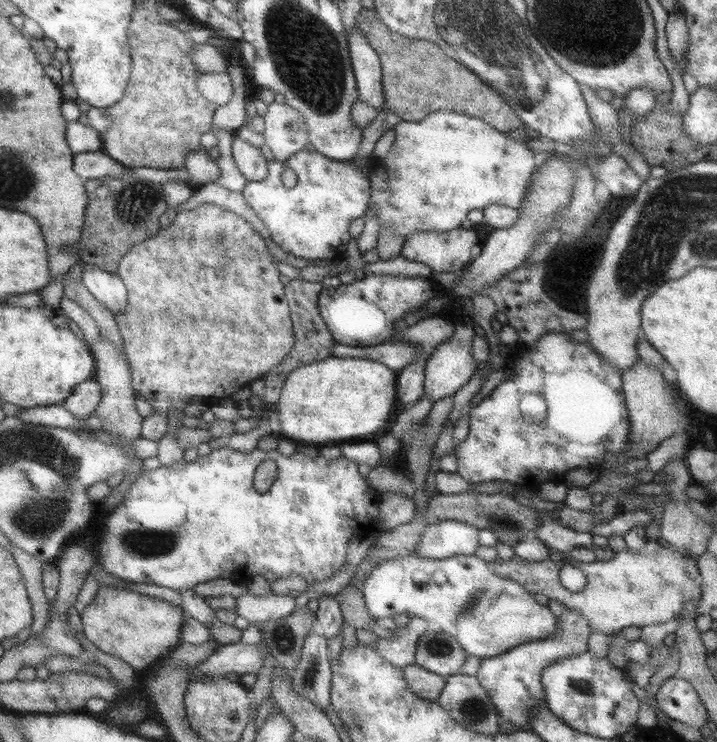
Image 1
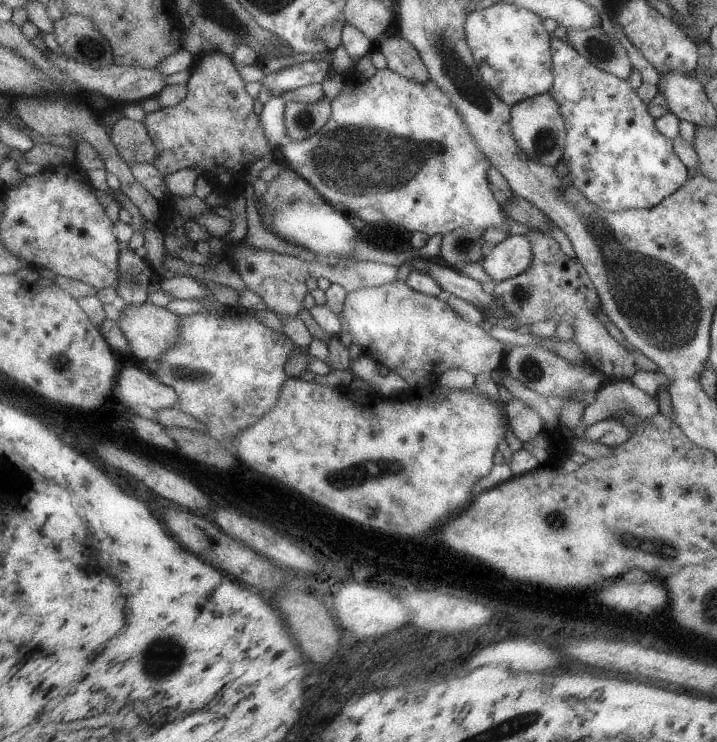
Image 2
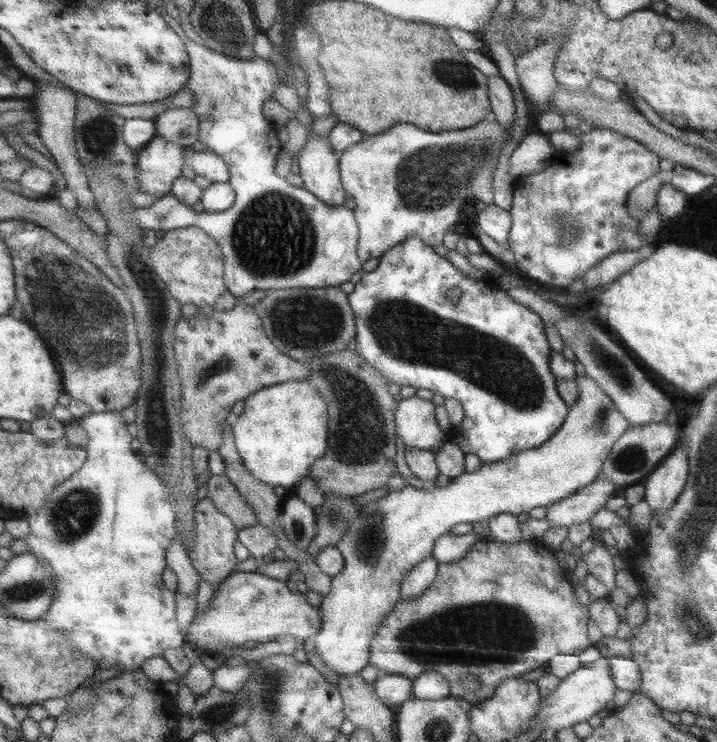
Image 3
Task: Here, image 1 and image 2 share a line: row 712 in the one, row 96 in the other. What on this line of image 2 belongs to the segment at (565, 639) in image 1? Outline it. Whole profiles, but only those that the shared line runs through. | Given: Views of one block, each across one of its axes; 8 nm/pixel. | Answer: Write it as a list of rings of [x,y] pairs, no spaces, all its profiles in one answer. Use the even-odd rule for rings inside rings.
[[[500,2],[467,14],[467,43],[481,77],[509,107],[548,92],[553,87],[552,34],[544,29],[542,20],[535,12]]]

